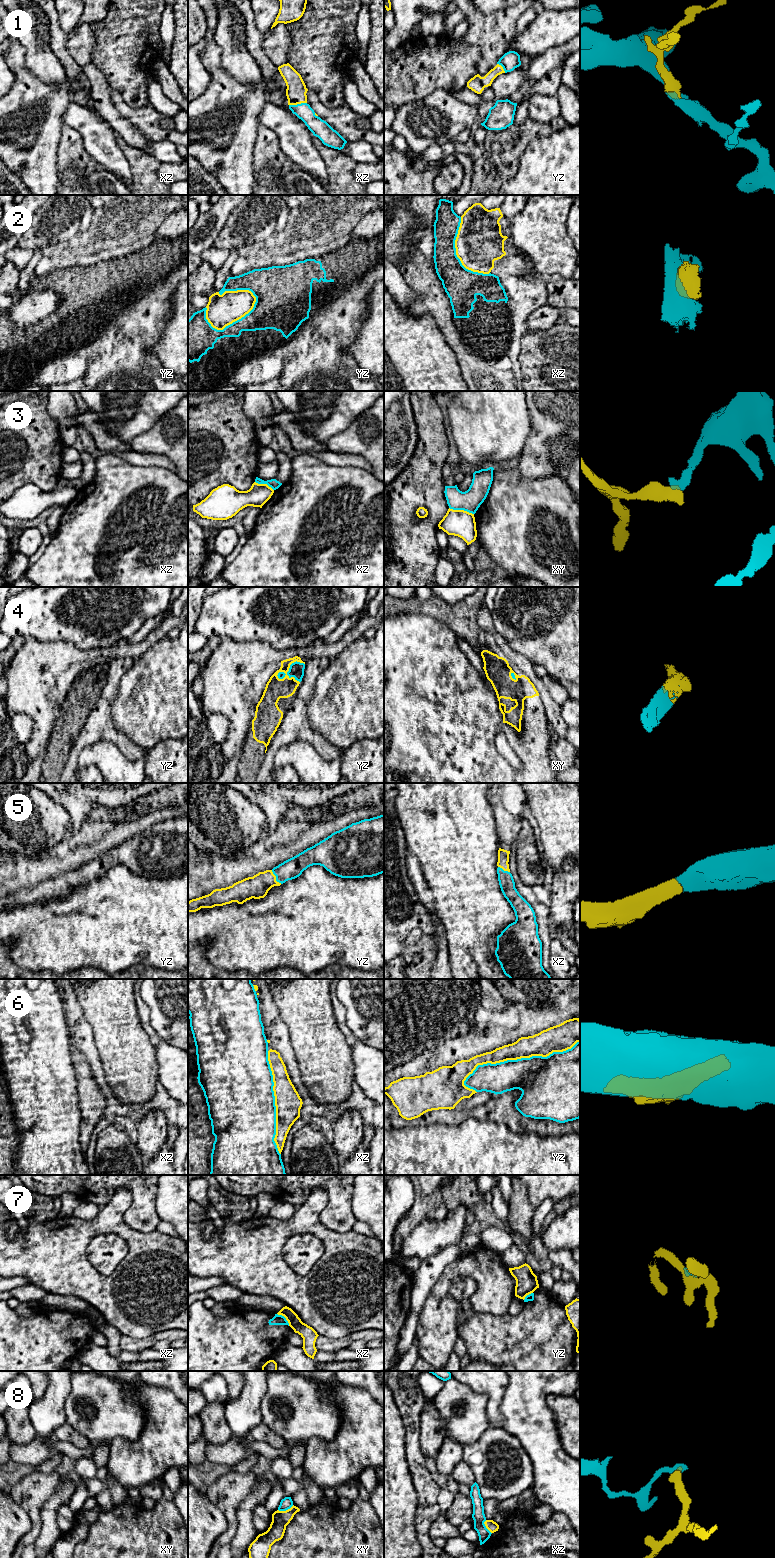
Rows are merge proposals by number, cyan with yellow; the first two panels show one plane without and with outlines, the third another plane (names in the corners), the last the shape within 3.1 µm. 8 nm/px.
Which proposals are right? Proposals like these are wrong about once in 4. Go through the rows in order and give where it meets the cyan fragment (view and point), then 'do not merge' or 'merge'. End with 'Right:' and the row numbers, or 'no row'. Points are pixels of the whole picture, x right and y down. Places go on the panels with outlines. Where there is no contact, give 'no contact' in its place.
1: contact xz (297, 104); merge
2: contact yz (233, 322); do not merge
3: contact xy (461, 509); do not merge
4: contact yz (290, 667); merge
5: contact yz (276, 878); merge
6: contact yz (519, 1059); do not merge
7: contact xz (285, 1318); do not merge
8: contact xy (285, 1510); do not merge
Right: 1, 4, 5

